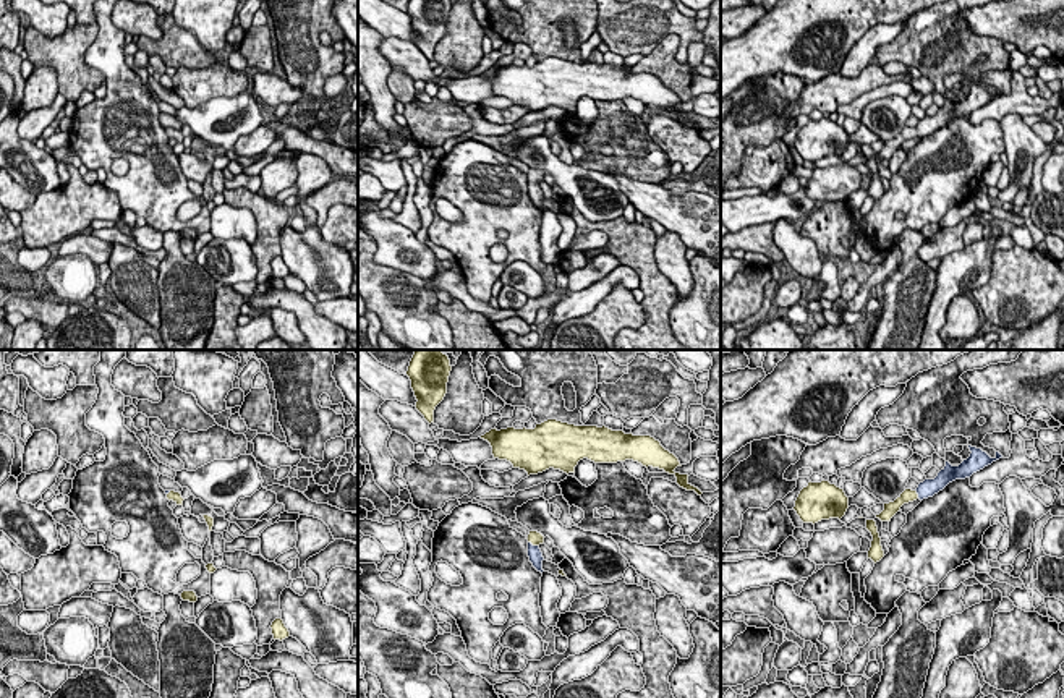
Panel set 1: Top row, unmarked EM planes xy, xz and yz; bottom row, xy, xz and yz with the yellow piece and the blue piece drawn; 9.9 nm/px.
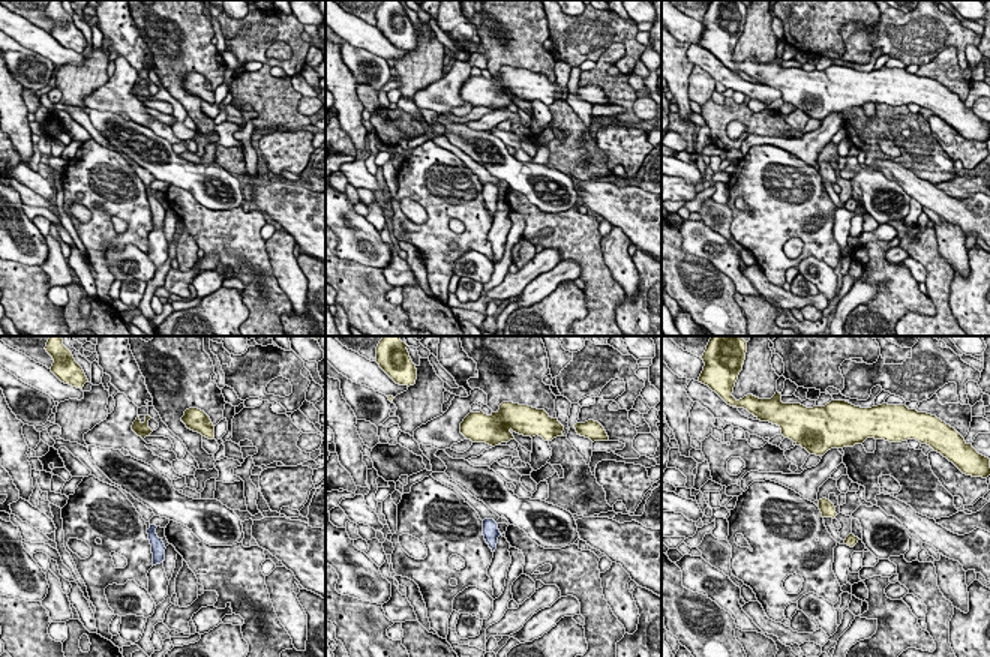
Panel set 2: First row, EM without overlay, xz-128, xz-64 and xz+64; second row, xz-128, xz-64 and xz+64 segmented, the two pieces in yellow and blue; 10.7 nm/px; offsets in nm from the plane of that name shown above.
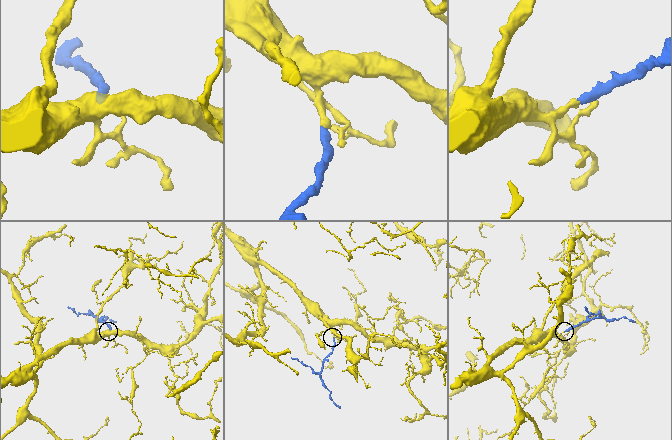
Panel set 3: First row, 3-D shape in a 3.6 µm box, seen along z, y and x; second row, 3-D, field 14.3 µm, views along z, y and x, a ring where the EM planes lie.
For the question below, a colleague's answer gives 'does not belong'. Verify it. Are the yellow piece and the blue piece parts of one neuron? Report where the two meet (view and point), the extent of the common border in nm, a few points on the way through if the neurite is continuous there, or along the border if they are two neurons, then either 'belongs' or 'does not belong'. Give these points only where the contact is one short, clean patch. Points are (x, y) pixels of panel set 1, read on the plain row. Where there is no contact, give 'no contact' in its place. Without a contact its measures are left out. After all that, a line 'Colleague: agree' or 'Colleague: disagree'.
xz (533, 182) | 120 nm | across xz (535, 175), (533, 182), (535, 191) | belongs
Colleague: disagree

